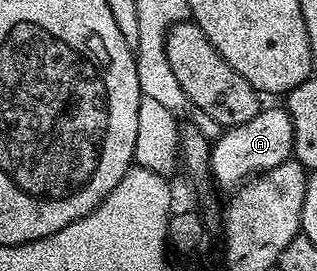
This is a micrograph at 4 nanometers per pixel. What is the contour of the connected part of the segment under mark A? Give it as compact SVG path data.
M263 107L248 123L229 126L210 147L210 177L220 188L233 191L247 177L268 171L282 161L291 160L294 152L292 119L285 108Z

